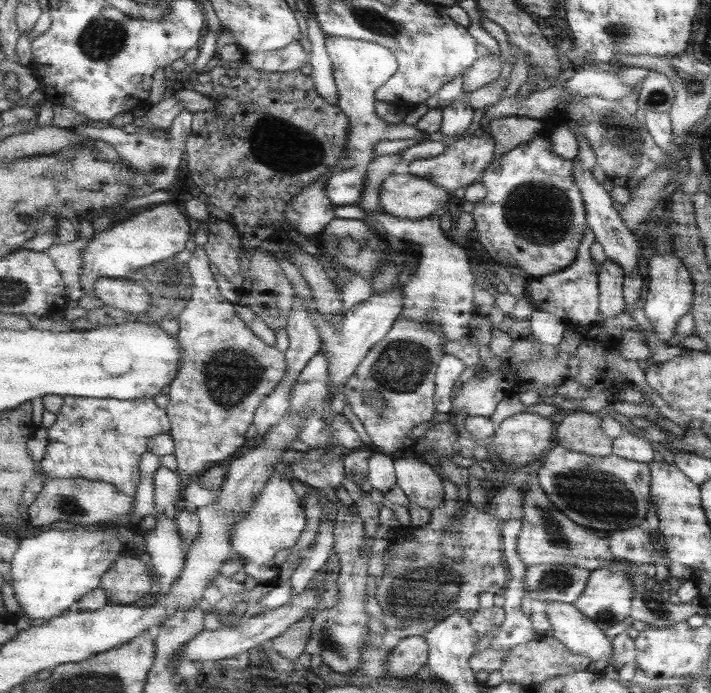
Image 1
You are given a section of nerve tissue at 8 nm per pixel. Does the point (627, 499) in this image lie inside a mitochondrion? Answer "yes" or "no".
yes

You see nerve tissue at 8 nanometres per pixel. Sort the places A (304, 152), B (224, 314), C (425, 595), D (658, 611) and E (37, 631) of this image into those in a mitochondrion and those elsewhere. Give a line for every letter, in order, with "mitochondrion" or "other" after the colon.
A: mitochondrion
B: other
C: mitochondrion
D: mitochondrion
E: other

